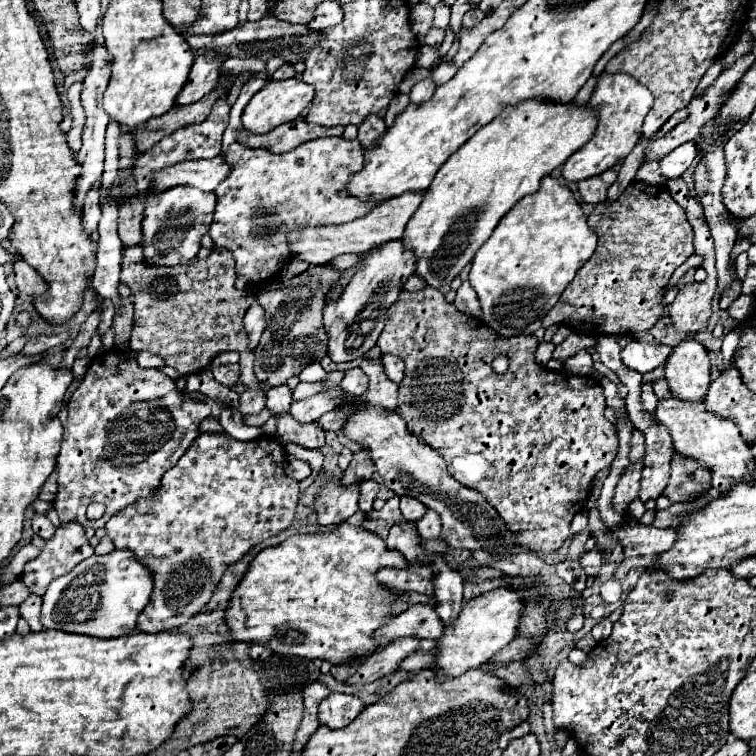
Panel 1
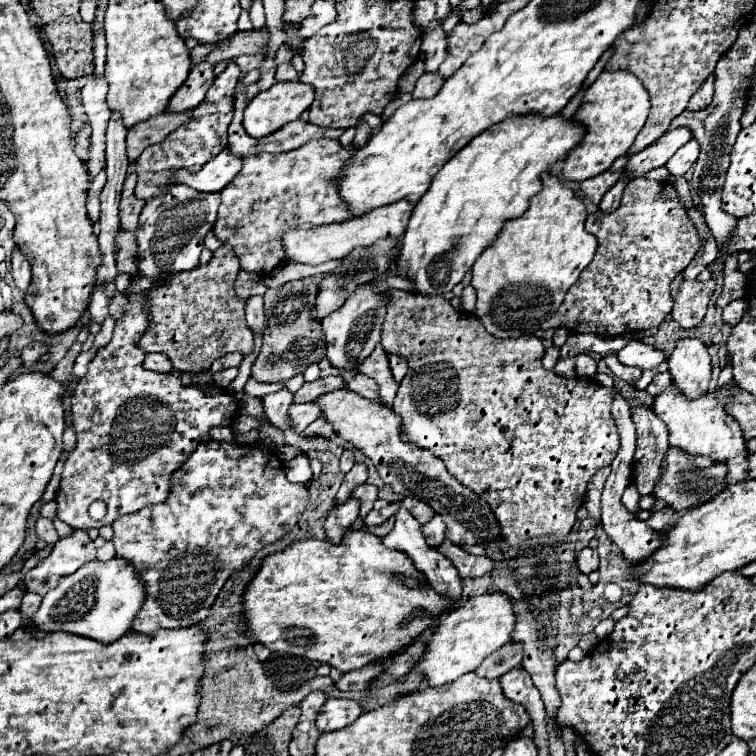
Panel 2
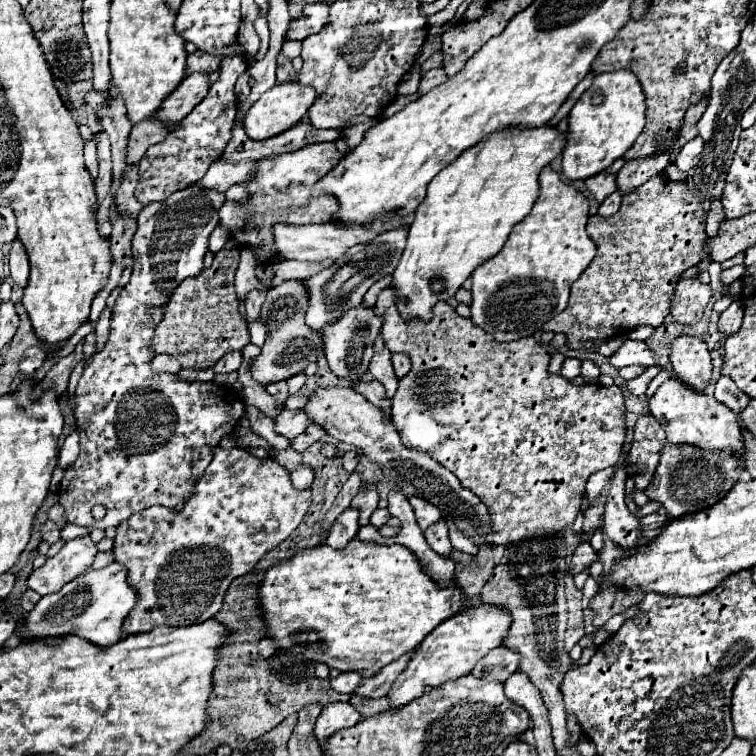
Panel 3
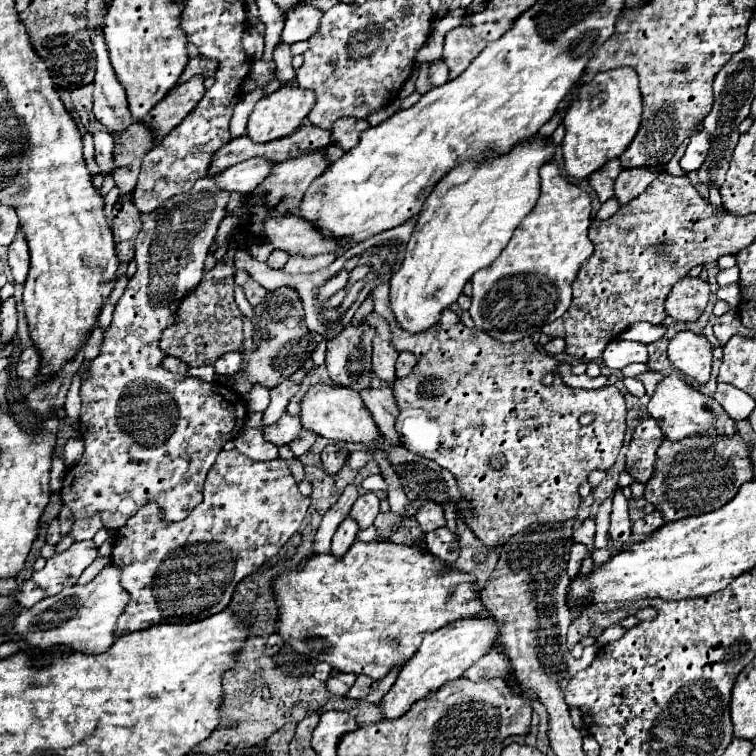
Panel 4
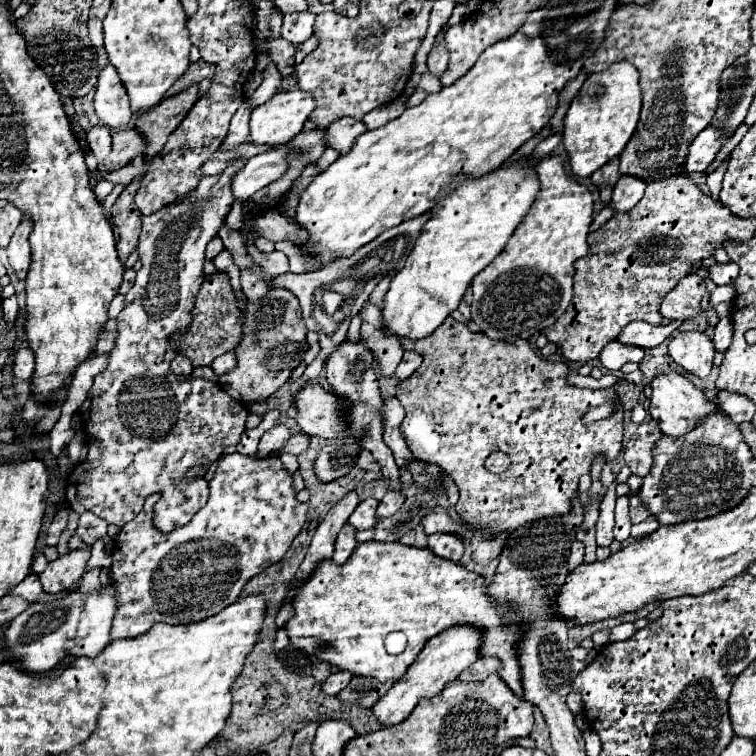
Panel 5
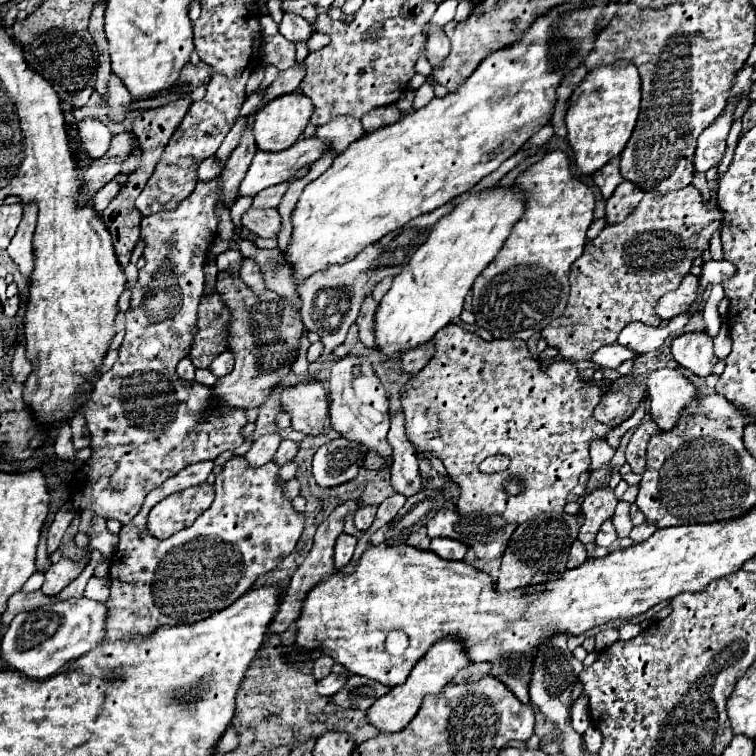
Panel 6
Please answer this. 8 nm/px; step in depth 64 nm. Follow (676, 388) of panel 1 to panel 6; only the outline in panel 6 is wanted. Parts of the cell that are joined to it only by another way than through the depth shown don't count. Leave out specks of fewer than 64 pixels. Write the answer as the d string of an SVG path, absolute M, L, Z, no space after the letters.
M686 332L672 340L672 356L674 360L694 372L696 376L708 376L712 374L712 368L716 364L716 354L712 350L712 336L708 332Z

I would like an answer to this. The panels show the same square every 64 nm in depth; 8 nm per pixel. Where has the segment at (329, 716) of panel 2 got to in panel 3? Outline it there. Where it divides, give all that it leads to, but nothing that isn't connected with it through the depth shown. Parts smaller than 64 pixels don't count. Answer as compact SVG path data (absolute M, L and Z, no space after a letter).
M336 702L336 704L326 704L316 720L316 728L314 734L318 738L320 744L324 744L324 740L328 736L332 736L334 732L342 730L342 728L350 728L360 720L360 712L356 712L356 708L352 708L352 704L348 702Z

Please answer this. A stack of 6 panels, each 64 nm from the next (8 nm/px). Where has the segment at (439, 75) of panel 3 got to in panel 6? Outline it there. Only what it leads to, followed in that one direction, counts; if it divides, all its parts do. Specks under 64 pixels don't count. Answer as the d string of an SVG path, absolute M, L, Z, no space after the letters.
M426 26L426 34L428 34L428 44L426 44L426 58L432 64L432 68L438 68L444 58L450 52L450 40L444 34L442 28L432 28Z

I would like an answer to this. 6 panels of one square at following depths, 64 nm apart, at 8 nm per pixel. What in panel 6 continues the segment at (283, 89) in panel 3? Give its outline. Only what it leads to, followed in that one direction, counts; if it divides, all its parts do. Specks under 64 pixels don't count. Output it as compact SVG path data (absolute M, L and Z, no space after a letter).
M292 92L270 100L254 114L252 132L256 146L268 152L286 150L300 138L312 112L314 104L302 92Z

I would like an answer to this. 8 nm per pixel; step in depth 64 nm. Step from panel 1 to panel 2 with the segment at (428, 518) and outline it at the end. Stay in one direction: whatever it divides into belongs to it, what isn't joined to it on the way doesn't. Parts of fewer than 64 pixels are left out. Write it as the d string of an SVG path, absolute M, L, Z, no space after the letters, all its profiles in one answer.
M438 514L432 516L432 520L428 524L422 524L422 534L424 534L424 538L430 546L442 544L442 540L444 540L444 522L442 522L442 518Z

